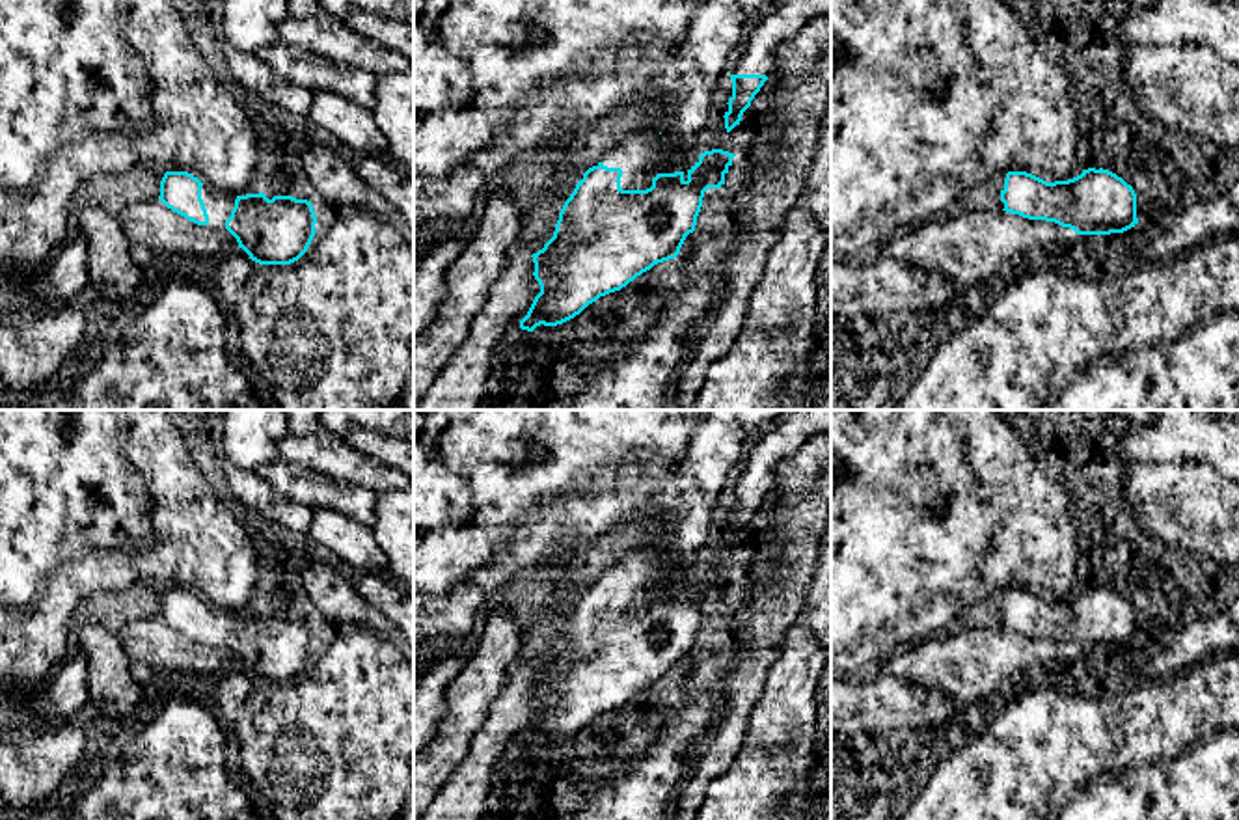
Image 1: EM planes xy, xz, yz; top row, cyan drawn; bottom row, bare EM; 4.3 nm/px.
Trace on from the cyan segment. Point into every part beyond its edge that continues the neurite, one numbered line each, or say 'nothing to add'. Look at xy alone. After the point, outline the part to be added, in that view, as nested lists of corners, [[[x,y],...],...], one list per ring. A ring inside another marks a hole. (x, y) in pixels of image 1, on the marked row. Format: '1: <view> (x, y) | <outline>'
1: xy (218, 204) | [[[203,184],[201,199],[203,199],[207,214],[209,214],[209,224],[201,226],[201,227],[214,233],[220,239],[222,248],[218,252],[214,252],[211,257],[194,265],[194,268],[209,268],[220,257],[224,257],[229,252],[233,252],[235,248],[238,248],[237,239],[225,229],[225,220],[231,216],[237,196],[231,192],[222,192],[222,190]]]

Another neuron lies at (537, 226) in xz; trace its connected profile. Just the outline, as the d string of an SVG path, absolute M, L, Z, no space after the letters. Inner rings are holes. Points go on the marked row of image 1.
M578 179L553 183L524 216L509 263L492 285L466 339L436 375L417 410L475 410L486 390L494 350L520 328L540 285L535 280L533 253L553 237L565 201Z

